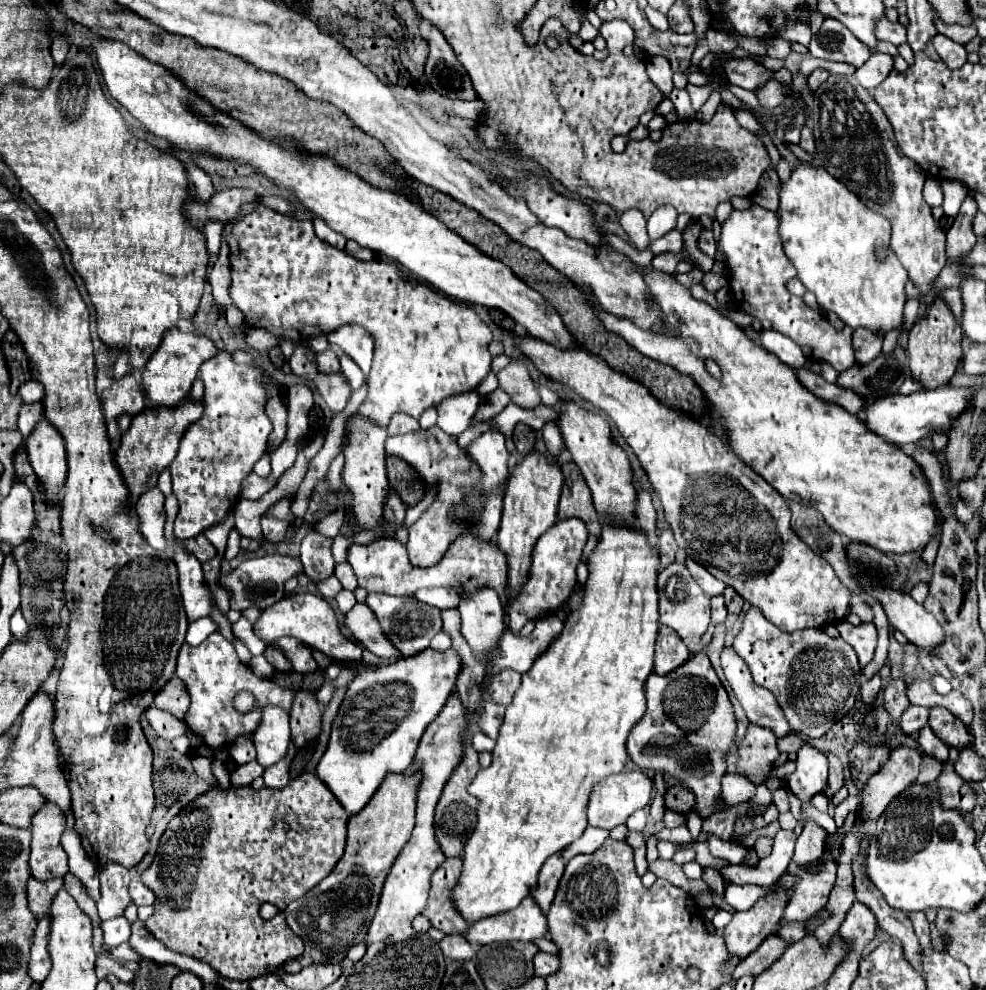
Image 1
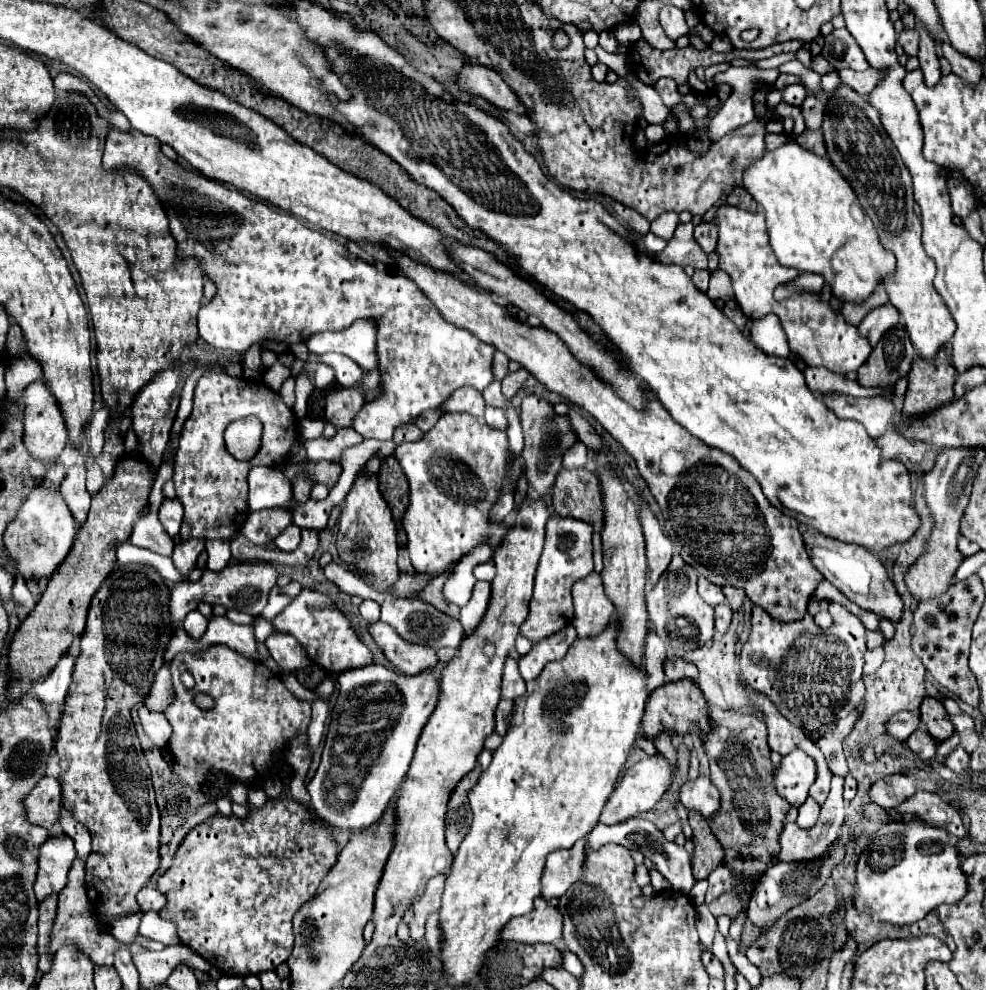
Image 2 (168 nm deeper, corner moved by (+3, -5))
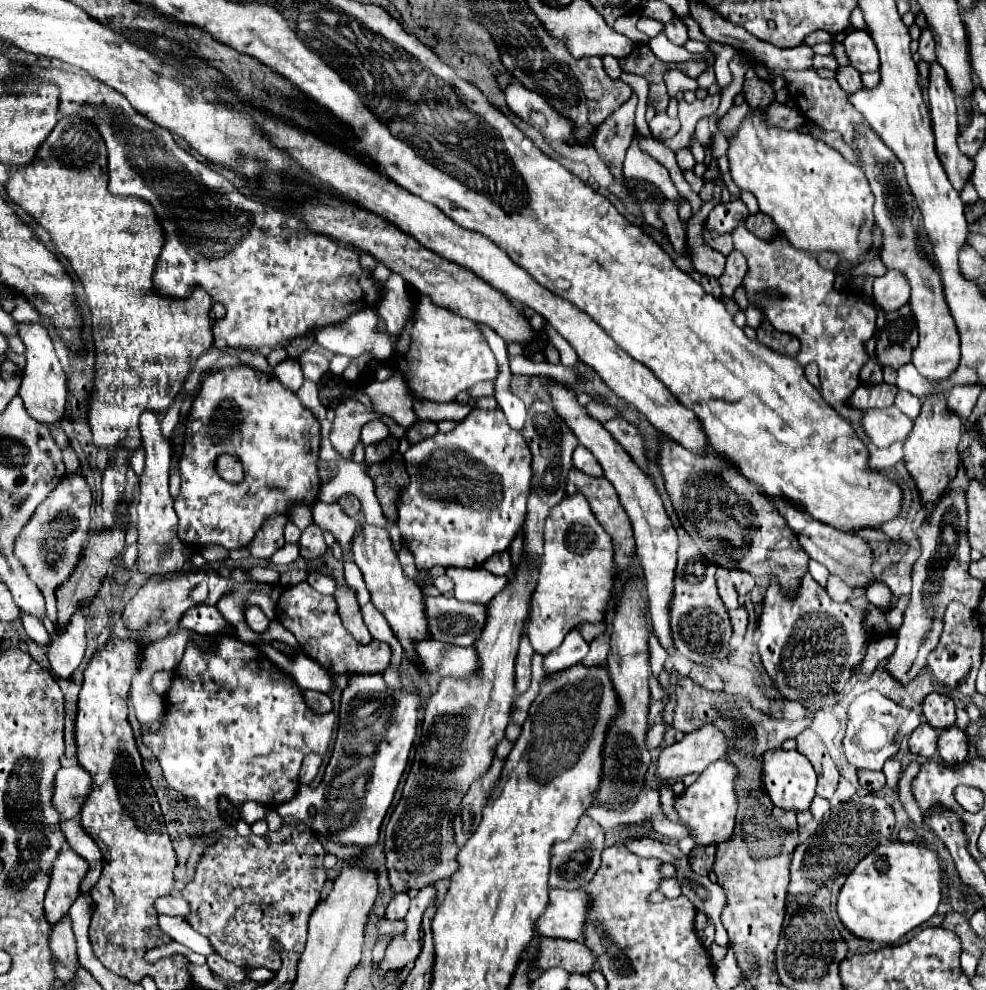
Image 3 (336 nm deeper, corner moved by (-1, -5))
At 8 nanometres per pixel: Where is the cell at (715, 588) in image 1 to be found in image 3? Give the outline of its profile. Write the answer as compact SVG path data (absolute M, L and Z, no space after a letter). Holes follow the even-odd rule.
M719 569L717 571L717 587L719 587L719 595L725 603L727 609L737 609L739 607L739 595L729 579L729 571L727 569Z

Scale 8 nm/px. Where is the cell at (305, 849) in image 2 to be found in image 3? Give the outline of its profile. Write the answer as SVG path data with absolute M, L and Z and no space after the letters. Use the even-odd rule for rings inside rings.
M297 823L289 841L281 845L267 845L261 837L259 843L251 837L245 843L221 839L205 851L183 895L191 903L189 925L205 935L221 957L237 965L259 965L277 973L281 955L273 951L273 939L287 951L301 953L305 949L307 921L327 881L327 869L323 867L325 849L315 833L307 829L305 823Z

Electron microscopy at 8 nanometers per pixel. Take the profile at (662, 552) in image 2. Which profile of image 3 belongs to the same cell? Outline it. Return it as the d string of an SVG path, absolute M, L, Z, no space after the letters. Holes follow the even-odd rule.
M549 381L547 383L547 391L551 395L551 405L555 409L555 413L563 419L563 423L575 433L575 437L579 439L579 443L583 447L587 447L597 461L601 463L603 471L605 471L605 479L609 479L613 483L613 487L617 489L619 501L623 505L623 509L627 511L633 531L635 531L635 543L637 543L637 559L639 559L639 567L645 579L645 591L647 591L647 603L649 603L649 617L651 617L651 627L653 633L657 635L659 643L669 651L675 653L675 645L673 645L673 637L671 637L671 621L669 621L669 605L673 599L673 577L675 577L675 565L677 565L677 531L663 507L663 501L653 485L653 481L635 465L635 461L629 457L629 453L611 437L611 433L597 421L593 419L585 405L581 405L577 401L577 395L573 393L573 389L557 383L557 381Z

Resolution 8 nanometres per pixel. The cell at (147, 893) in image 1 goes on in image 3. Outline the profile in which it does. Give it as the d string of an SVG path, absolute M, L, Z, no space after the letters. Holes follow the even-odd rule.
M173 893L173 895L167 895L167 897L157 899L157 911L161 915L187 917L191 913L191 907L189 907L189 903L179 893Z

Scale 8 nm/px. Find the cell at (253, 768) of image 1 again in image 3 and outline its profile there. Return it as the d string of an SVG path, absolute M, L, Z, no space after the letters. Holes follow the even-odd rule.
M245 803L245 807L241 807L241 819L247 825L253 825L257 821L263 821L265 819L265 813L267 813L267 807L263 807L259 803Z

